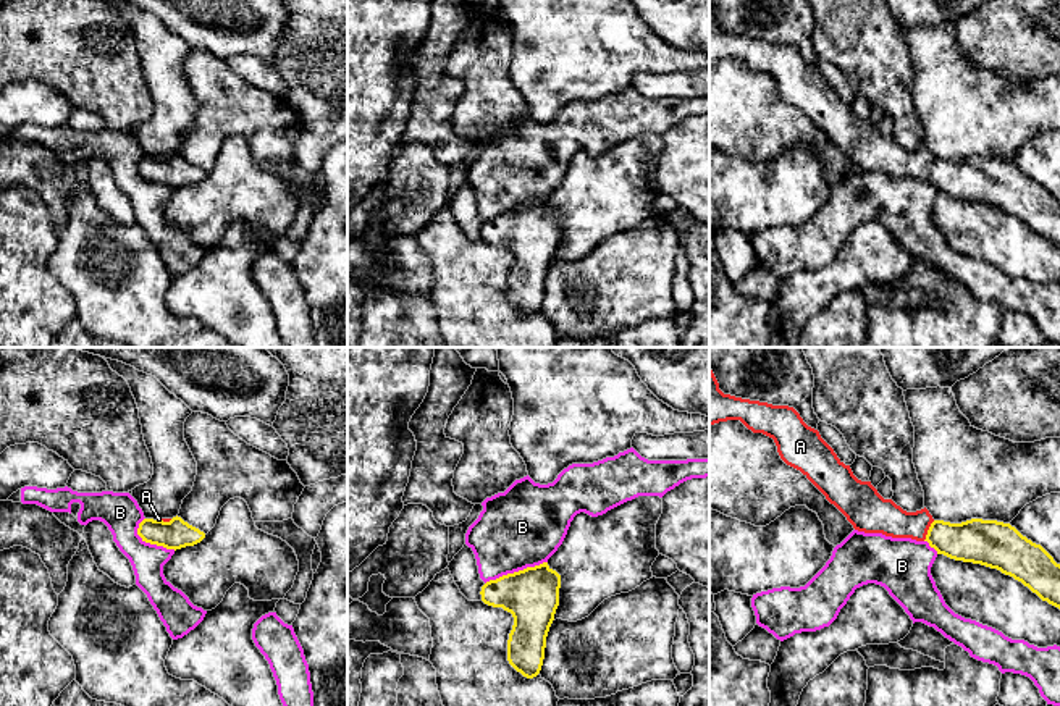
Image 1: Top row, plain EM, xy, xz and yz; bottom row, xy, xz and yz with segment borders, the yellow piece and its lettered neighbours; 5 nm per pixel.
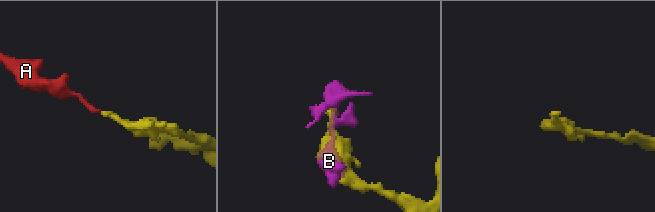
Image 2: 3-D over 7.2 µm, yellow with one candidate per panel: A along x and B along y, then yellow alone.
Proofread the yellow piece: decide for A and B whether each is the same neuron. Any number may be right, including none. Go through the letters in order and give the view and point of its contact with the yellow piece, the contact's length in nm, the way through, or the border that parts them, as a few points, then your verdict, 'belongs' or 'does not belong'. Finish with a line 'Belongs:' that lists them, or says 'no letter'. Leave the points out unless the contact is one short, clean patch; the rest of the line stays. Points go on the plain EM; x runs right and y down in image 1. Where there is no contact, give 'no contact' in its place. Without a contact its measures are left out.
A: yz (928, 168) | 120 nm | across yz (976, 178), (950, 178), (928, 168), (897, 162), (883, 154) | belongs
B: xz (516, 210) | 340 nm | does not belong
Belongs: A

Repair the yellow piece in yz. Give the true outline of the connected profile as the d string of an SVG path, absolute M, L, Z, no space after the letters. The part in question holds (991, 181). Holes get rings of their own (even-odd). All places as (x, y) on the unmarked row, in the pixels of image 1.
M709 6L709 63L727 58L740 58L753 71L772 76L780 97L800 108L847 155L855 168L928 179L937 192L955 199L981 202L1013 215L1042 239L1060 247L1060 202L1041 183L1023 174L1015 165L982 157L971 157L961 162L934 158L926 145L916 150L903 149L892 137L884 137L871 120L858 118L850 103L845 103L837 95L819 69L808 65L793 45L724 32Z

